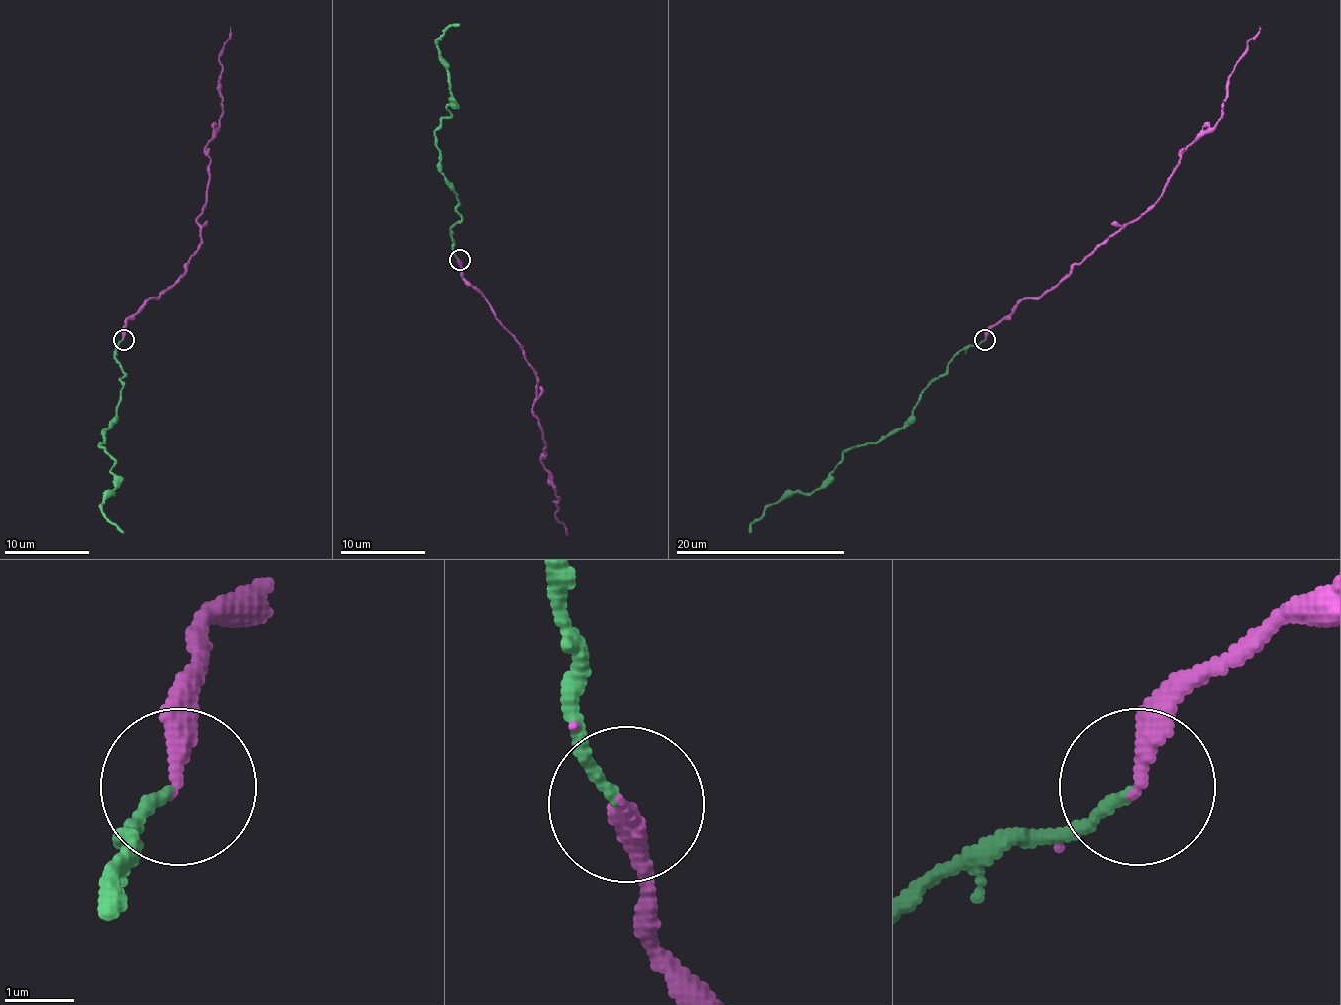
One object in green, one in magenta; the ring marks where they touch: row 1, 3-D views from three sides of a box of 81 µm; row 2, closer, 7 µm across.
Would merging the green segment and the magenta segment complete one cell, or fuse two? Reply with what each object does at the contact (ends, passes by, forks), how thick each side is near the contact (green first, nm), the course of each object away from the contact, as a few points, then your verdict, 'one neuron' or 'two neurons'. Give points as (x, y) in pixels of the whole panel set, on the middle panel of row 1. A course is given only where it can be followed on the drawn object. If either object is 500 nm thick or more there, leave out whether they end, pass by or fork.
green ends there; magenta ends there; 140 nm thick on the green side, 260 nm on the other; green runs (458, 259), (451, 228), (462, 219), (458, 196), (441, 170), (434, 136), (451, 115), (438, 41), (460, 24); magenta runs (460, 259), (462, 276), (485, 298), (532, 367), (532, 414), (542, 431), (542, 461), (566, 535); one neuron

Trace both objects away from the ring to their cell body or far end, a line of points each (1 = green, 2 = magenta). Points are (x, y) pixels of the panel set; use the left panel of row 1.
1: (122, 339), (115, 358), (126, 373), (117, 419), (98, 445), (115, 462), (115, 487), (102, 508), (124, 532)
2: (124, 339), (126, 322), (196, 254), (206, 148), (221, 114), (219, 57), (230, 27)

